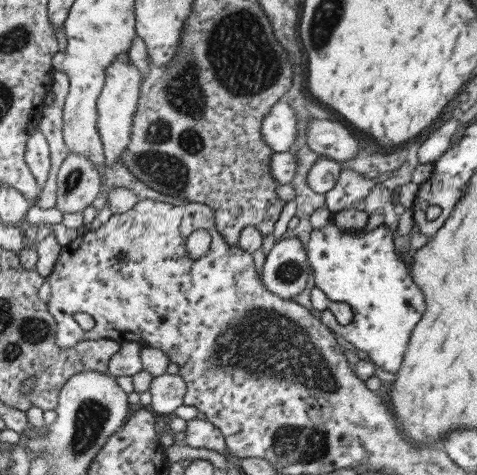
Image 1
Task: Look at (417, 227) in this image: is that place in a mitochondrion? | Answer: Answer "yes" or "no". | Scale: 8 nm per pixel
no

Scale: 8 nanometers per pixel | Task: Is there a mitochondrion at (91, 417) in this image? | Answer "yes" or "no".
yes

